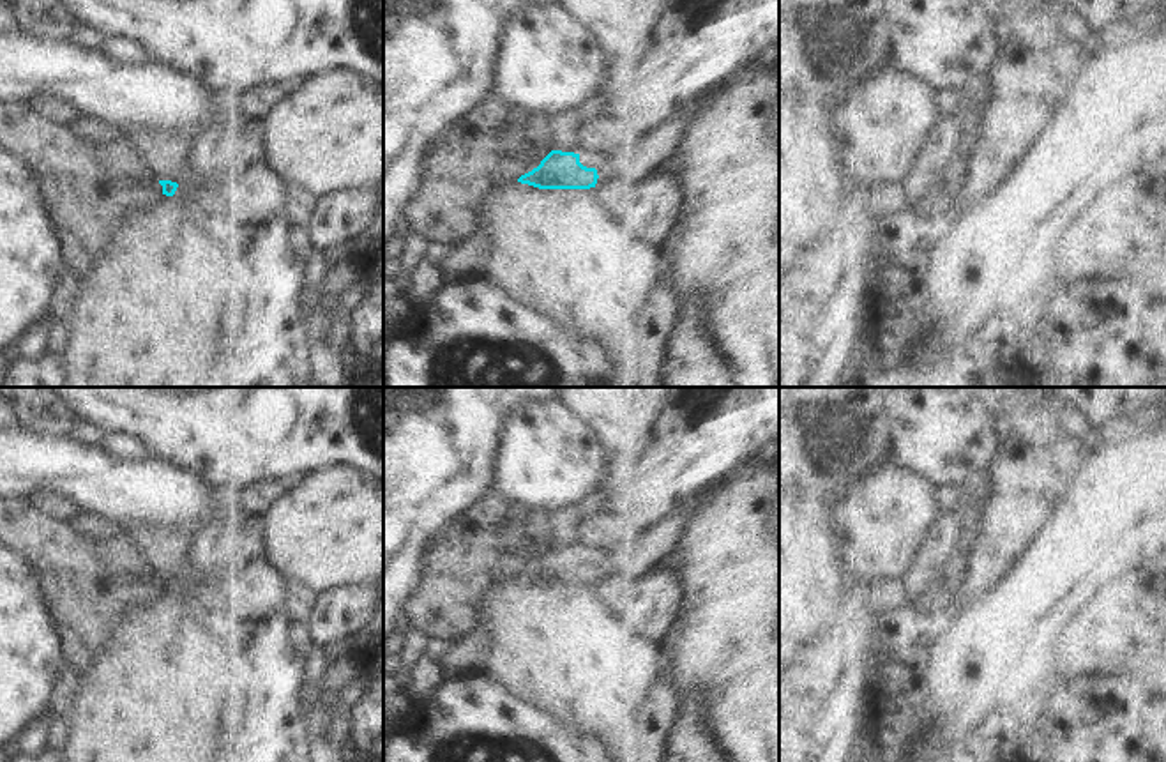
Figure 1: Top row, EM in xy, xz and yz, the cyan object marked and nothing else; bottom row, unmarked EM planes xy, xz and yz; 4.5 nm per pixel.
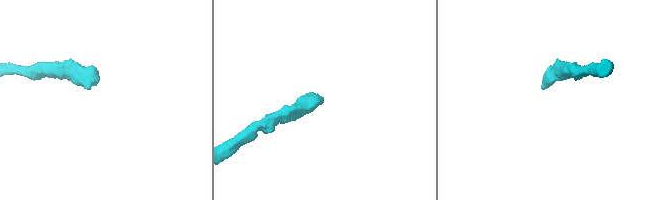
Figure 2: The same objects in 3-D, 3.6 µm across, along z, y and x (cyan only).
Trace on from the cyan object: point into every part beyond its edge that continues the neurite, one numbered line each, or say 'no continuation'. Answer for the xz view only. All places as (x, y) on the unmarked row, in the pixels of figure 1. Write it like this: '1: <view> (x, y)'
1: xz (654, 550)

